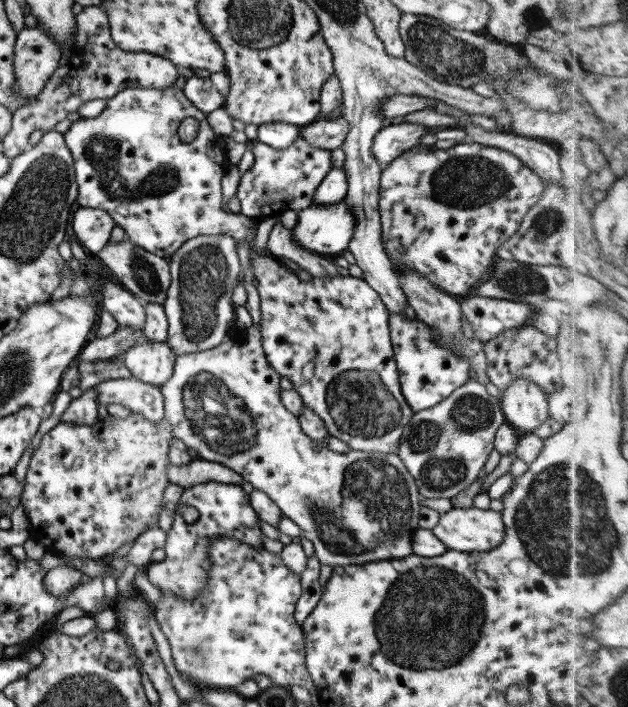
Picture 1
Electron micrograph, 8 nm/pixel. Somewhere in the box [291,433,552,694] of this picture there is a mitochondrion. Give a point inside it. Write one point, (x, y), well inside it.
(372, 512)

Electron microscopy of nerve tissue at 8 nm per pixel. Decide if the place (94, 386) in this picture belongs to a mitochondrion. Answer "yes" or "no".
no

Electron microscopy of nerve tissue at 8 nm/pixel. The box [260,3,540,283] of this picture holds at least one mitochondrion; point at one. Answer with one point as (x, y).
(469, 181)

